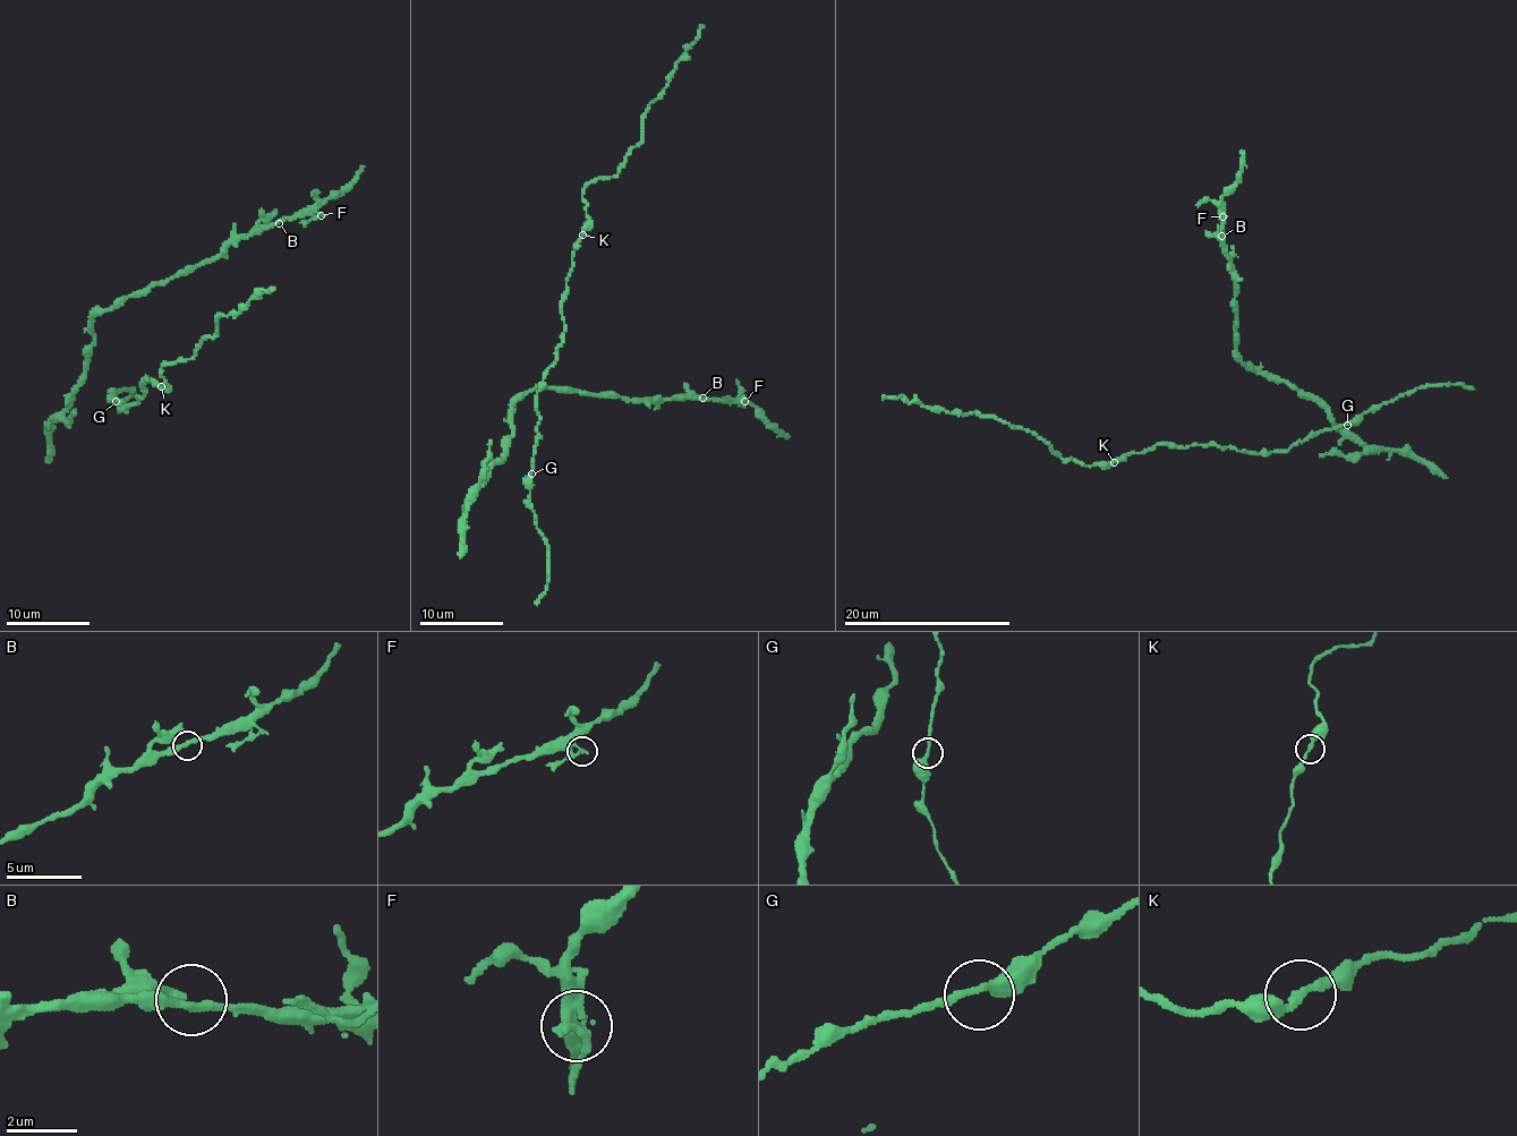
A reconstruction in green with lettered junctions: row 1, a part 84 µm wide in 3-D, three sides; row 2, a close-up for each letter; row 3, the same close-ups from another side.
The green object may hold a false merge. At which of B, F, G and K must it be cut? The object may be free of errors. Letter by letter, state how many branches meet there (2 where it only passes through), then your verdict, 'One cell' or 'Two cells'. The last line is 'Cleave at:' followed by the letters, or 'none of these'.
B: Branches: 2. One cell
F: Branches: 2. One cell
G: Branches: 2. One cell
K: Branches: 2. One cell
Cleave at: none of these

